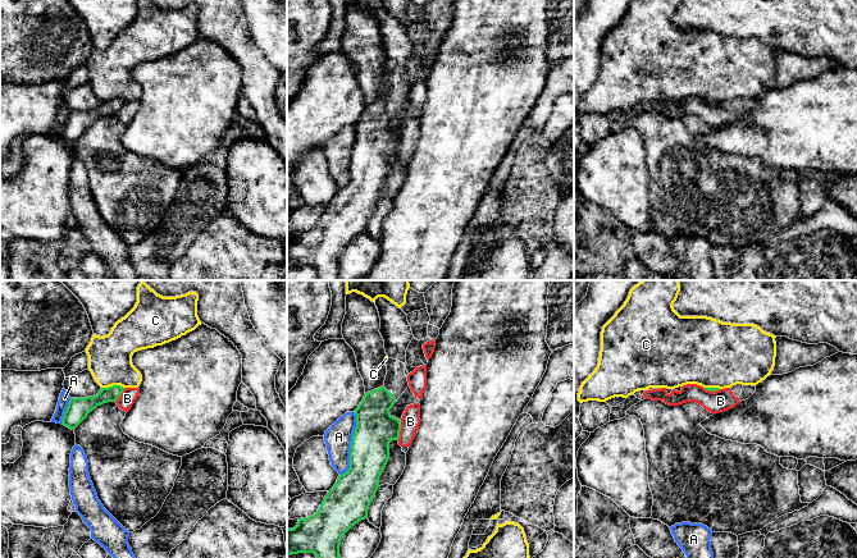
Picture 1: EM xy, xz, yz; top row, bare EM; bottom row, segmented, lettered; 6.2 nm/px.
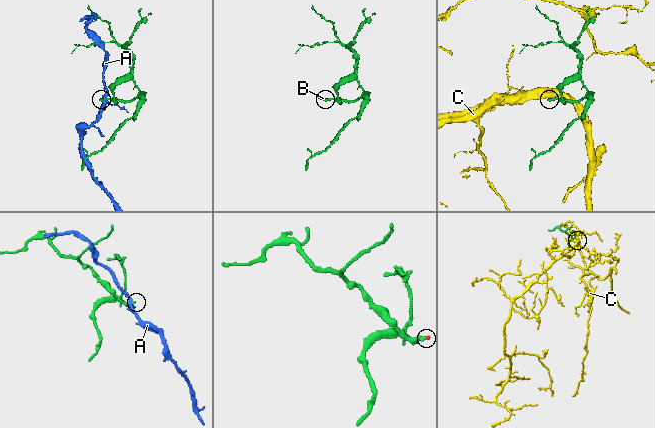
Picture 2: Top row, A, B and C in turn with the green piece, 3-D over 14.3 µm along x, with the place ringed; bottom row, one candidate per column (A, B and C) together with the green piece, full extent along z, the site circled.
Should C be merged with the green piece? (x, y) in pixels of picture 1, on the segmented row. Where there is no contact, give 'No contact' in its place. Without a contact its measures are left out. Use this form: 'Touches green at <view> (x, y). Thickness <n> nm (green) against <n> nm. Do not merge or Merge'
Touches green at xy (113, 385). Thickness 130 nm (green) against 280 nm. Do not merge

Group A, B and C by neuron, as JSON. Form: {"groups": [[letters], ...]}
{"groups": [["A"], ["B"], ["C"]]}

